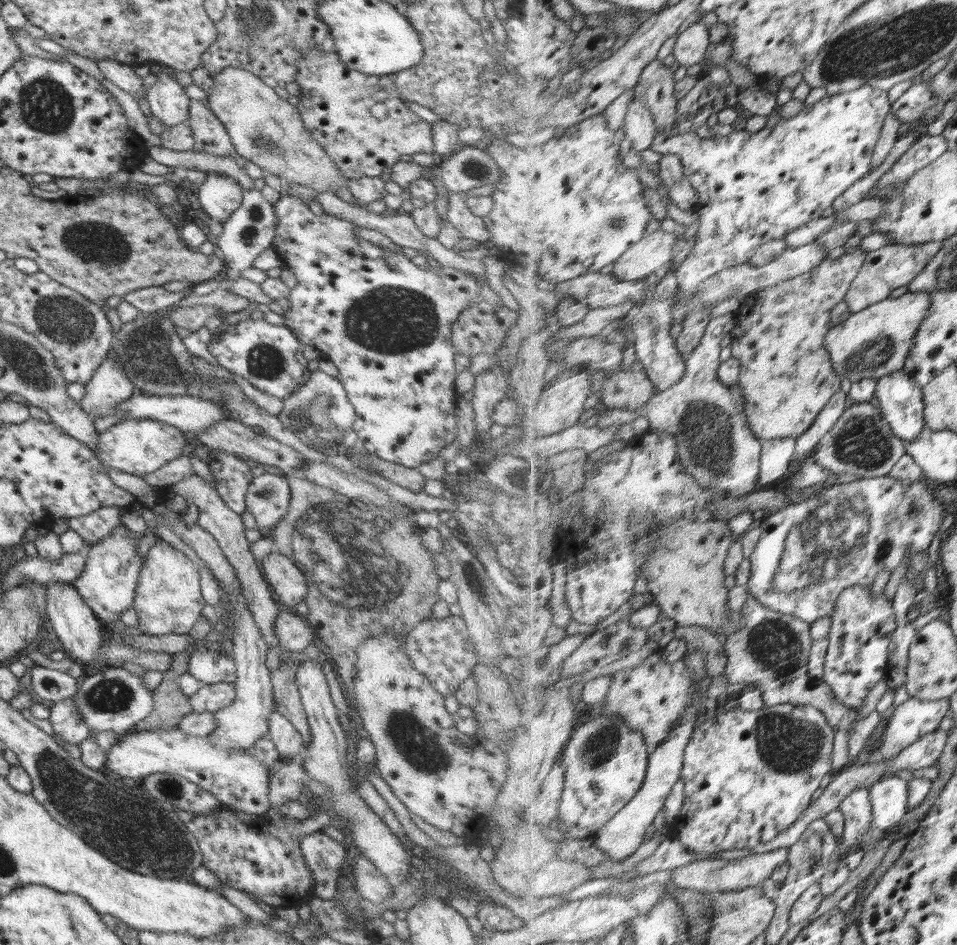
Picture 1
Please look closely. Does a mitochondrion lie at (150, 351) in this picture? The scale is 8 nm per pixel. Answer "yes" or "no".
yes

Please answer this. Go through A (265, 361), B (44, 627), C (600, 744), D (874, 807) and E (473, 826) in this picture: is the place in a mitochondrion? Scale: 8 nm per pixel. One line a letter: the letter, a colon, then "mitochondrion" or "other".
A: mitochondrion
B: other
C: mitochondrion
D: other
E: other

